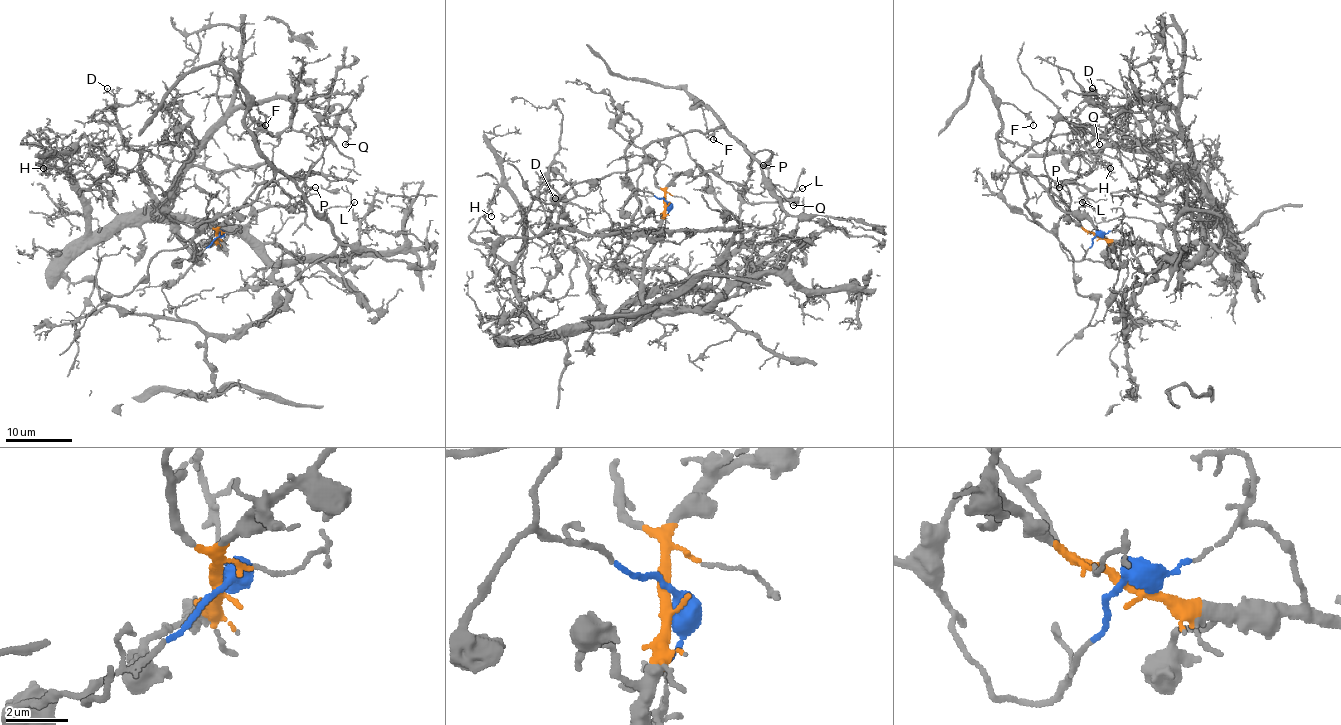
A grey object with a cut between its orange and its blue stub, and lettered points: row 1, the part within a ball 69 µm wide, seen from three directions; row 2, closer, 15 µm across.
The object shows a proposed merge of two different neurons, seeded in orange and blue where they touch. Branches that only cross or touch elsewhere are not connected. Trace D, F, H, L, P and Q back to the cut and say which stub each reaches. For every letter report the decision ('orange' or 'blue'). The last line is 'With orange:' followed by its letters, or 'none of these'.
D: orange
F: blue
H: orange
L: blue
P: blue
Q: blue
With orange: D, H

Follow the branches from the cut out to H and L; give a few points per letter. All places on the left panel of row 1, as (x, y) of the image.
H: (216, 237), (195, 248), (197, 262), (167, 222), (94, 232), (89, 200), (67, 167), (75, 147), (42, 169)
L: (218, 237), (190, 260), (193, 258), (197, 227), (248, 205), (274, 172), (281, 170), (316, 212), (354, 202)

